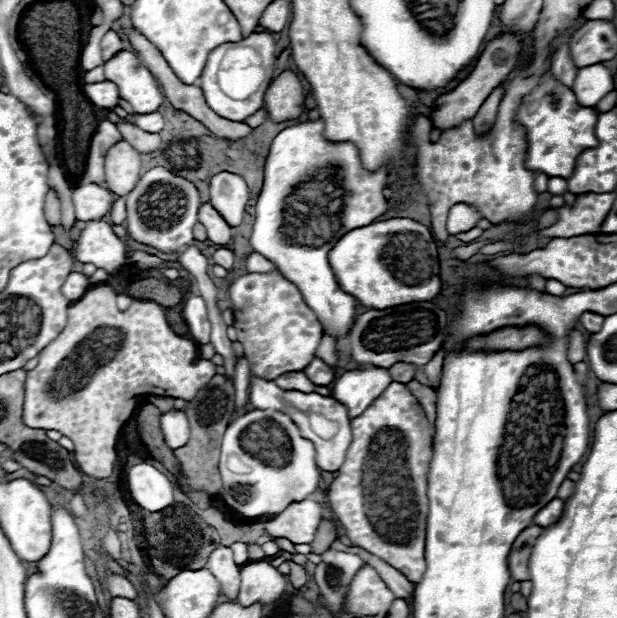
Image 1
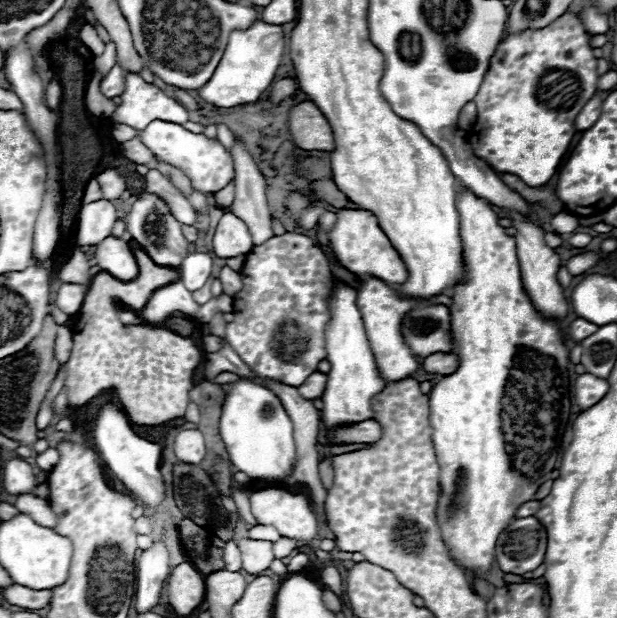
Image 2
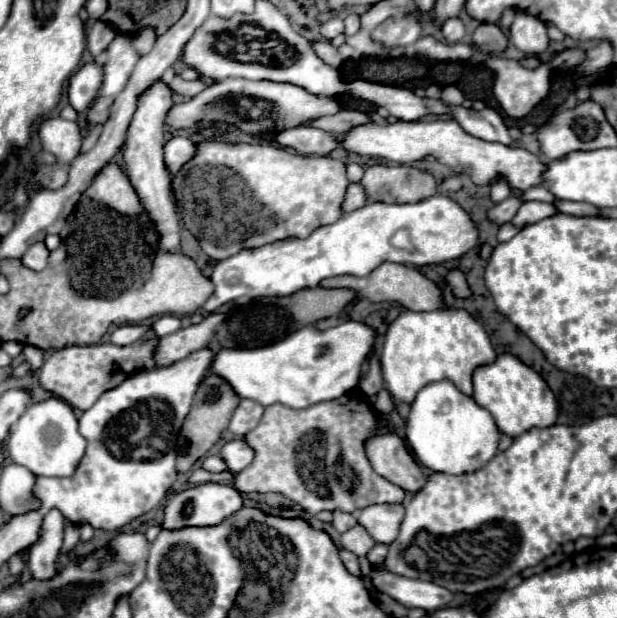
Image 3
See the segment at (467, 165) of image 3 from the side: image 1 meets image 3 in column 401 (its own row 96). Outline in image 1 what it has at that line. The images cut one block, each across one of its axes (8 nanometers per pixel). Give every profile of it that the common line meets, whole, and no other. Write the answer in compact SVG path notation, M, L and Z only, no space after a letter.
M120 50L104 64L106 80L118 86L120 98L124 98L134 114L148 114L160 108L164 94L152 72L140 64L132 50Z

